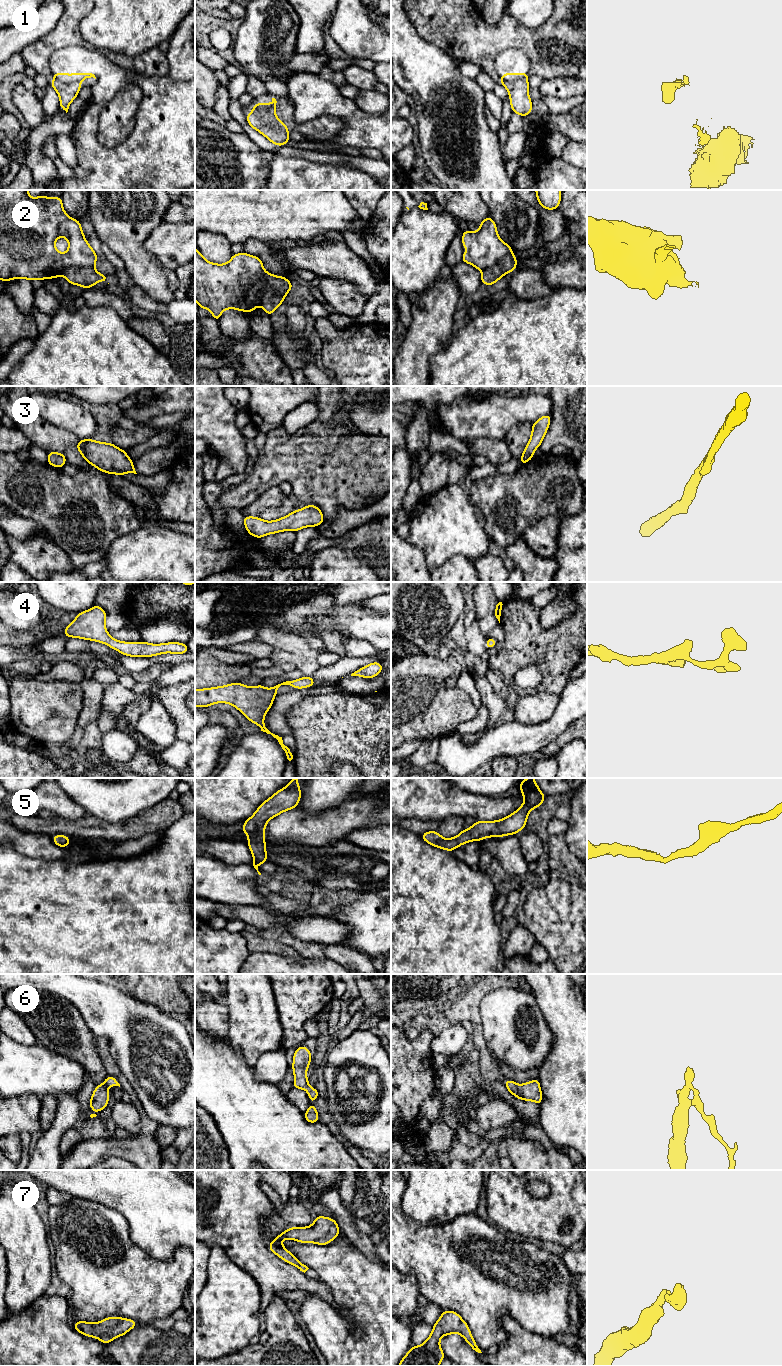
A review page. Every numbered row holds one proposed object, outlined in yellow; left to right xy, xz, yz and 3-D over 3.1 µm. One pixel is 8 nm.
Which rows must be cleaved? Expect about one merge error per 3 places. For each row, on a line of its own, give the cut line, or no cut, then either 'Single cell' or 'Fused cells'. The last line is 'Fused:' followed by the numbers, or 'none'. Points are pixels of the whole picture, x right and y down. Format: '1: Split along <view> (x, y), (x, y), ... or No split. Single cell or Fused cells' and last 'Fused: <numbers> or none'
1: Split along xz (256, 108), (257, 115), (264, 125), (270, 128), (278, 126). Fused cells
2: Split along xz (285, 295), (267, 290), (259, 303). Fused cells
3: No split. Single cell
4: No split. Single cell
5: No split. Single cell
6: No split. Single cell
7: No split. Single cell
Fused: 1, 2

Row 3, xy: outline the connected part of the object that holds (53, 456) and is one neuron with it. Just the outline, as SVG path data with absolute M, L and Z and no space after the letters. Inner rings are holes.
M52 450L48 453L47 463L51 466L62 468L66 465L66 456Z

